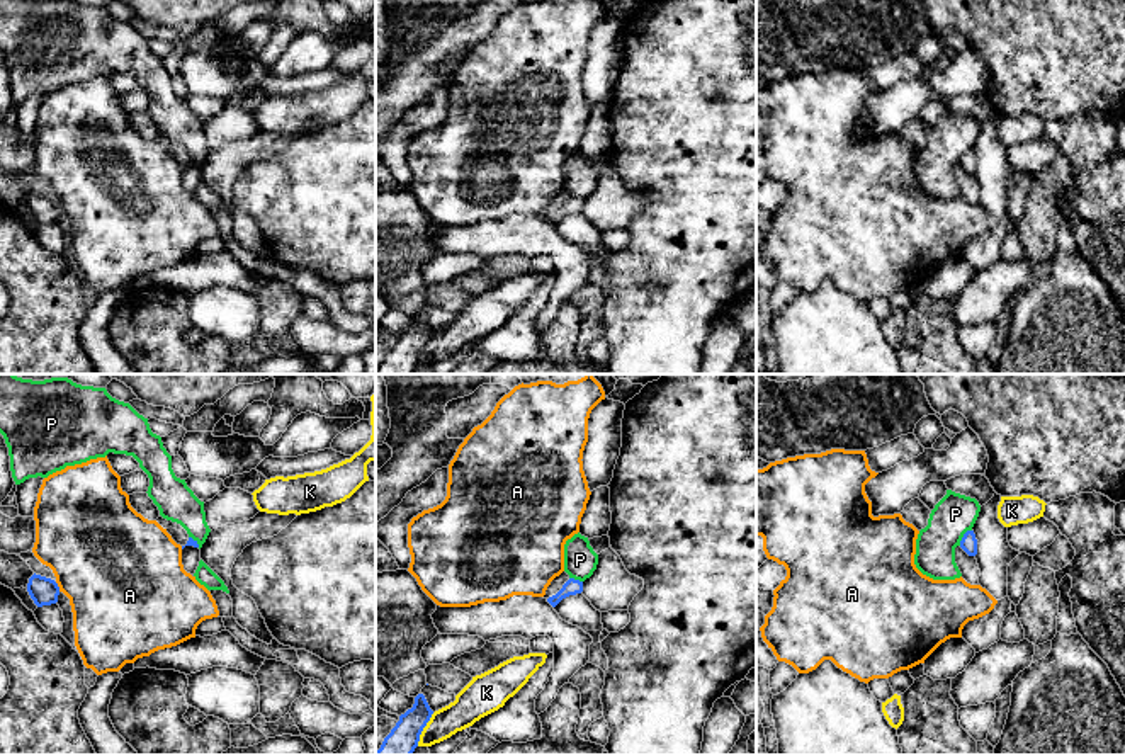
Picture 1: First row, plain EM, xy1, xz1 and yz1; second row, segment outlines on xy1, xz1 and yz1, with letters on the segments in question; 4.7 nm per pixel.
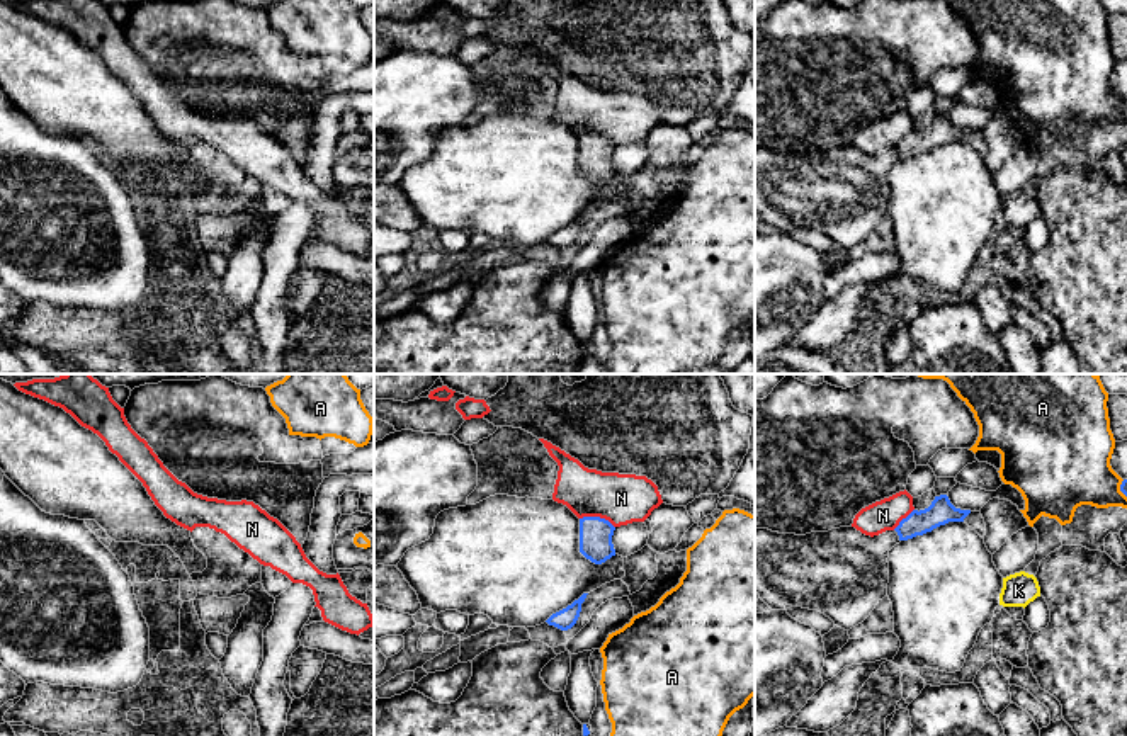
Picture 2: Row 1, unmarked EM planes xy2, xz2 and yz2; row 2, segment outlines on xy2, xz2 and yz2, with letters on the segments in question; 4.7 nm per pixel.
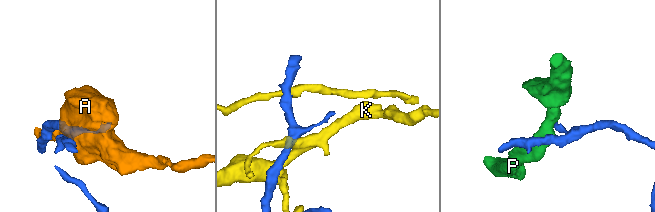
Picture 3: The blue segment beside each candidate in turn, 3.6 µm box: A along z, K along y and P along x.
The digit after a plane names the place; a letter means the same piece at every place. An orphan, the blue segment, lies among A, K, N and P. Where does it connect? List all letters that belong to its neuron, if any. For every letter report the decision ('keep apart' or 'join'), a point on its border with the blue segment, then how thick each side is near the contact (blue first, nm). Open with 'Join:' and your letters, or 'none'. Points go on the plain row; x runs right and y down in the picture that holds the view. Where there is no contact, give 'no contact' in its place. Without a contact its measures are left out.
Join: none
A: keep apart; contact xy1 (58, 206); calibres 130 and 480 nm
K: keep apart; contact xz1 (422, 349); calibres 160 and 150 nm
N: keep apart; contact xz2 (597, 136); calibres 160 and 240 nm
P: keep apart; contact yz1 (964, 155); calibres 80 and 200 nm

